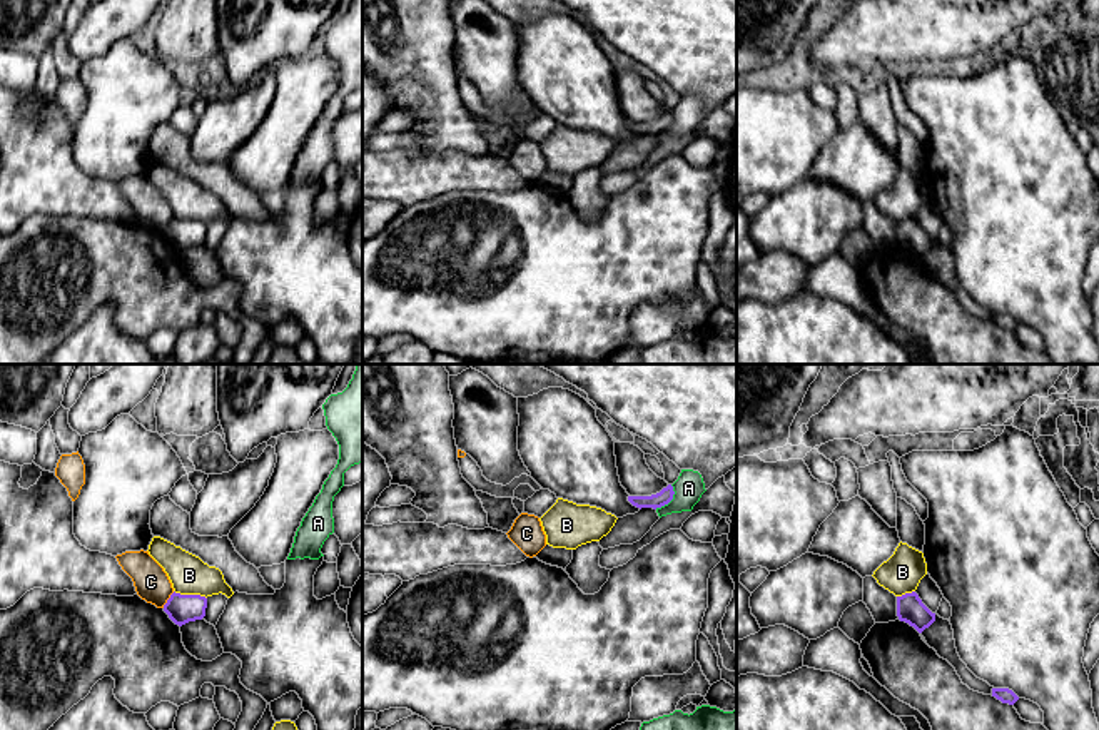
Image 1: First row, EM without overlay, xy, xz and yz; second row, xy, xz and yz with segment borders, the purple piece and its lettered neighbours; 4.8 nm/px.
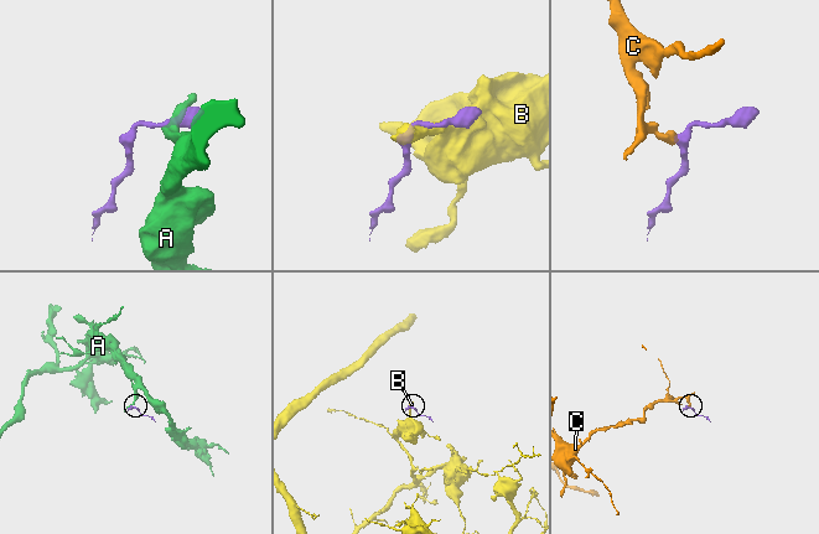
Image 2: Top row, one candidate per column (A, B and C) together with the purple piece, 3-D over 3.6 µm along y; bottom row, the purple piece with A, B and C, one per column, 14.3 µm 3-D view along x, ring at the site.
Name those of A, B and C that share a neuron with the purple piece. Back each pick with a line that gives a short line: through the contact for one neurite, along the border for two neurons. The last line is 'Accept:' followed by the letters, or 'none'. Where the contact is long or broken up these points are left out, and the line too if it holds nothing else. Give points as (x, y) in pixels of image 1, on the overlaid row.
Accept: none

